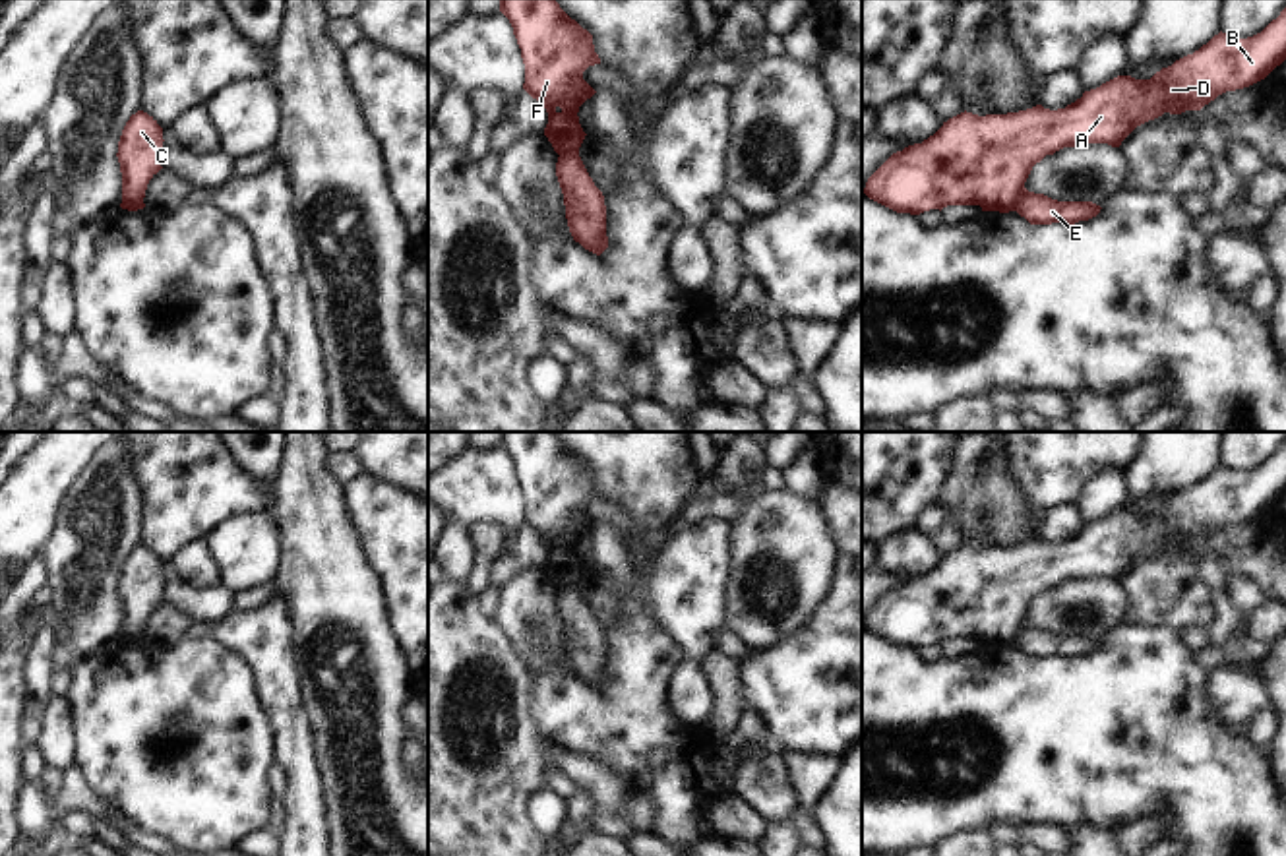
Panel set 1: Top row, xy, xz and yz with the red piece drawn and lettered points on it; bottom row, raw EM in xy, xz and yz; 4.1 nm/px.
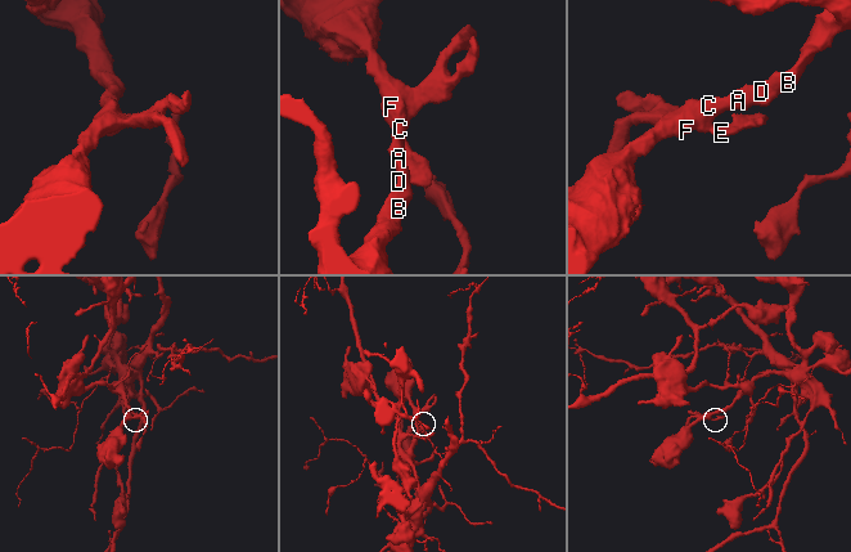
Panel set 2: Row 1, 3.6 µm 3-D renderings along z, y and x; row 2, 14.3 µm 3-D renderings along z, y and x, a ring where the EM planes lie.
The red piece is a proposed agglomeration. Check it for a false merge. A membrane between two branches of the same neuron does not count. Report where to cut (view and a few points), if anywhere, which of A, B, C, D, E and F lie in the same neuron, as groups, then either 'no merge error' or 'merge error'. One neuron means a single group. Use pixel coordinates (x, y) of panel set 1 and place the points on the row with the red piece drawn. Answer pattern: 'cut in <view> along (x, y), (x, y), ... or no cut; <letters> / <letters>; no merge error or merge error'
cut in yz along (1023, 186), (1011, 210); A B C D F / E; merge error

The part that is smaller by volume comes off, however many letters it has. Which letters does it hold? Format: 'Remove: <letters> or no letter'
Remove: E

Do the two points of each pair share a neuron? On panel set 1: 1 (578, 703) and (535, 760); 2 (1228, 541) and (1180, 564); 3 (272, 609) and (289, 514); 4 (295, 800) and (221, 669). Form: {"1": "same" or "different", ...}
{"1": "different", "2": "same", "3": "different", "4": "different"}

